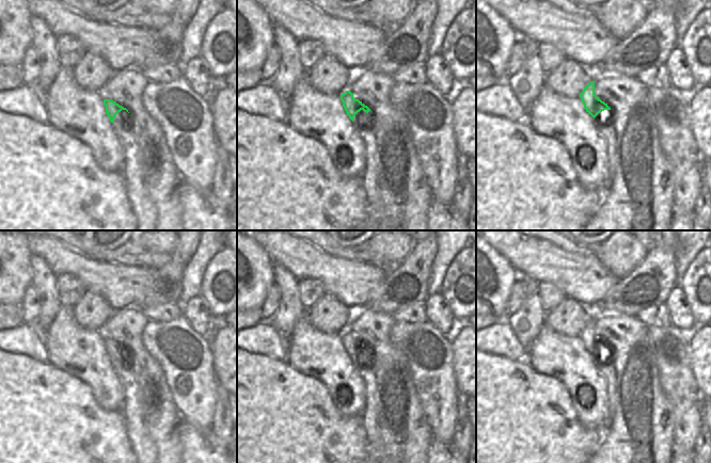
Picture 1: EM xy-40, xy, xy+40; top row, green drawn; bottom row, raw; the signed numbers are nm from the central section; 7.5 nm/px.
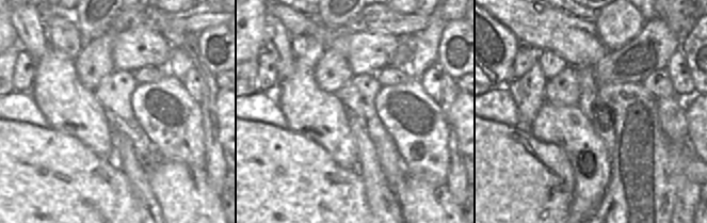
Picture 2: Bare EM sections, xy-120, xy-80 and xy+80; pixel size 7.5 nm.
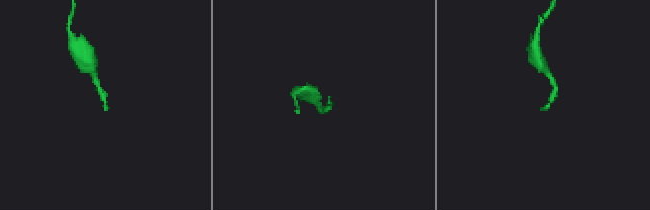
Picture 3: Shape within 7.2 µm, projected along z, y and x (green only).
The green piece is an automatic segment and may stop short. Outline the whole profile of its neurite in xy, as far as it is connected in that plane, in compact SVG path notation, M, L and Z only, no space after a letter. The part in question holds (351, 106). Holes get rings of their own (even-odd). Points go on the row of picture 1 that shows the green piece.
M350 91L343 93L341 100L358 134L364 141L366 166L360 178L366 192L366 203L369 206L379 201L379 183L377 181L379 177L379 156L373 130L373 111L359 99L354 99Z

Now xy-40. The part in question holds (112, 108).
M104 99L104 105L112 128L123 145L125 160L121 173L125 179L127 198L138 220L138 230L155 230L157 207L144 183L140 149L131 130L131 115L126 108L111 99Z

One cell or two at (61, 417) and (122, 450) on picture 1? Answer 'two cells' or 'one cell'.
one cell

